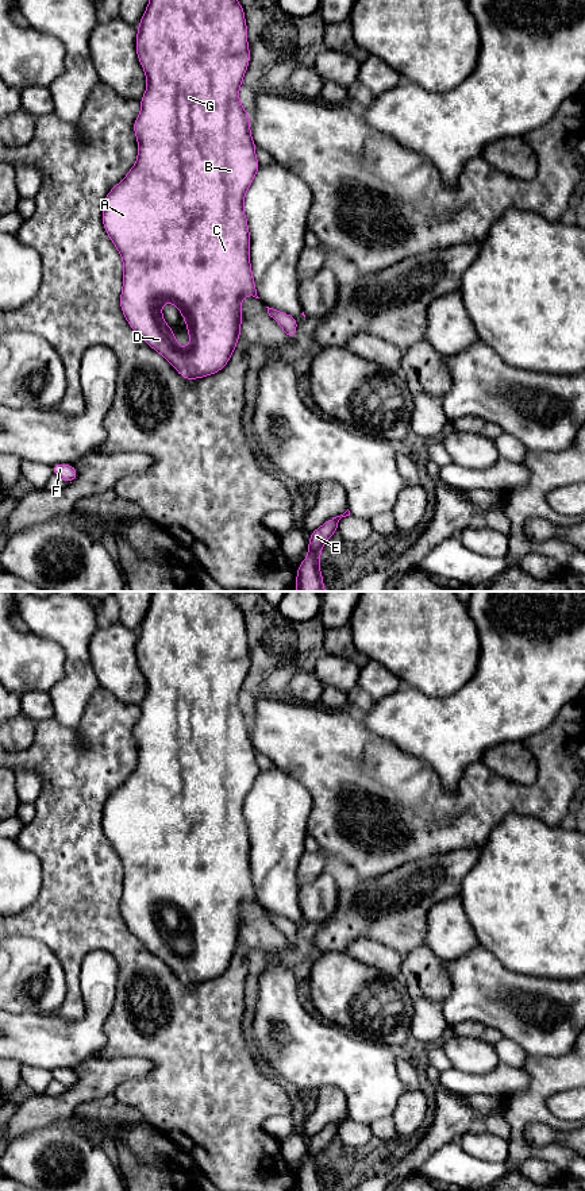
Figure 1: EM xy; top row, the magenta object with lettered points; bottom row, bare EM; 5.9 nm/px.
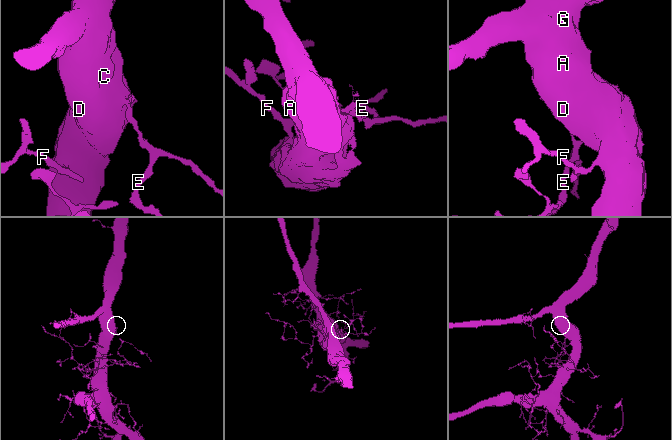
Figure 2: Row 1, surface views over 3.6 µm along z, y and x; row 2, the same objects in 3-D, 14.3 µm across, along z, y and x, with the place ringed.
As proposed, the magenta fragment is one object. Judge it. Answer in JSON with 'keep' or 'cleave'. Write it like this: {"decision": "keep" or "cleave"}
{"decision": "keep"}

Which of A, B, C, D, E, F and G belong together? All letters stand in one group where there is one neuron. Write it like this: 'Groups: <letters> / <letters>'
Groups: A B C D E F G

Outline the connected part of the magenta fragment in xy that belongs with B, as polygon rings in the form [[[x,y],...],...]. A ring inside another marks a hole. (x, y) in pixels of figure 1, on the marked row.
[[[150,0],[138,26],[136,55],[147,78],[146,92],[139,100],[142,109],[132,127],[138,139],[138,158],[127,176],[107,194],[101,220],[104,230],[123,258],[120,308],[127,323],[153,350],[169,361],[182,378],[197,379],[220,371],[228,363],[240,336],[240,321],[243,319],[240,301],[245,296],[259,298],[251,273],[250,232],[243,211],[245,194],[261,167],[255,158],[257,147],[250,132],[250,115],[242,108],[238,97],[250,62],[243,7],[238,0]],[[163,302],[173,302],[186,321],[186,331],[190,338],[190,344],[186,348],[177,344],[173,328],[165,323],[161,311]]]

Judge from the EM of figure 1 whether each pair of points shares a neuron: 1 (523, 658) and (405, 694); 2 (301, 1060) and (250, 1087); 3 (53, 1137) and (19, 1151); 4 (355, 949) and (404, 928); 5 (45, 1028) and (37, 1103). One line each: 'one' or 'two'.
1: one
2: two
3: one
4: two
5: two

